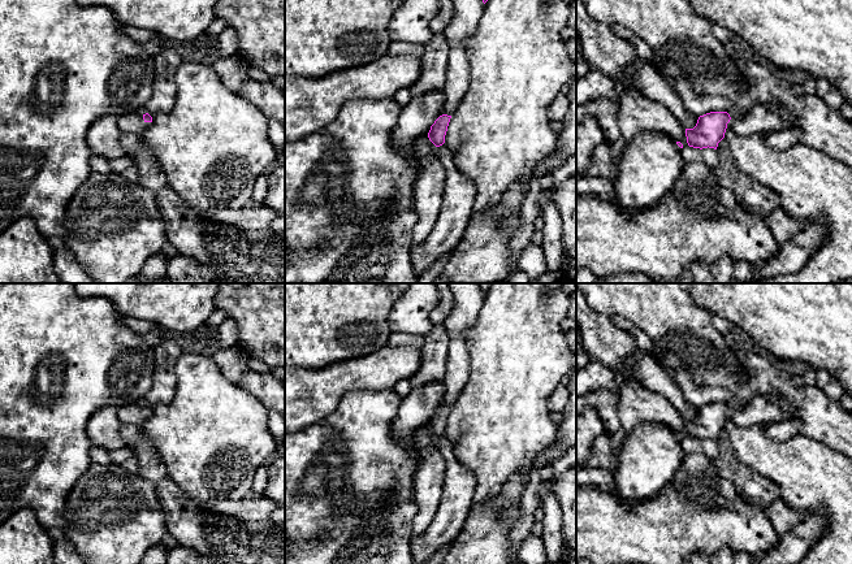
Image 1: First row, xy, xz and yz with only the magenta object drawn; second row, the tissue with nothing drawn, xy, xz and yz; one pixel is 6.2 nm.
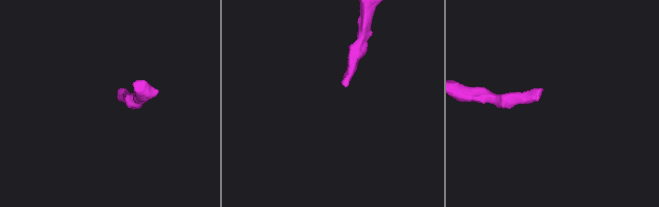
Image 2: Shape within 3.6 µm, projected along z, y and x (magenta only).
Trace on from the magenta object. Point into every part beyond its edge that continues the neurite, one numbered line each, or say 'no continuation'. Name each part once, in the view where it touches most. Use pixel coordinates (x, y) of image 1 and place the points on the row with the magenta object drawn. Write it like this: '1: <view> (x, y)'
1: xy (133, 122)

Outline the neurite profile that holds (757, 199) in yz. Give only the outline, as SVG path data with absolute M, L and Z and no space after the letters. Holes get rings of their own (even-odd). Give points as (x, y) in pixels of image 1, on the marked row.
M723 138L717 147L718 165L710 168L712 175L732 191L738 201L753 214L766 217L780 208L779 196L769 187L741 173L734 162L728 143Z

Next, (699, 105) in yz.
M665 77L680 96L684 108L696 117L710 112L727 112L730 108L726 99L722 96L696 95L684 79Z

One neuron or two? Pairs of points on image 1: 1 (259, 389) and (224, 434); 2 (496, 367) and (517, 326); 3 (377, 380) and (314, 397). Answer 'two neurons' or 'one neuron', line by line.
1: two neurons
2: one neuron
3: one neuron

